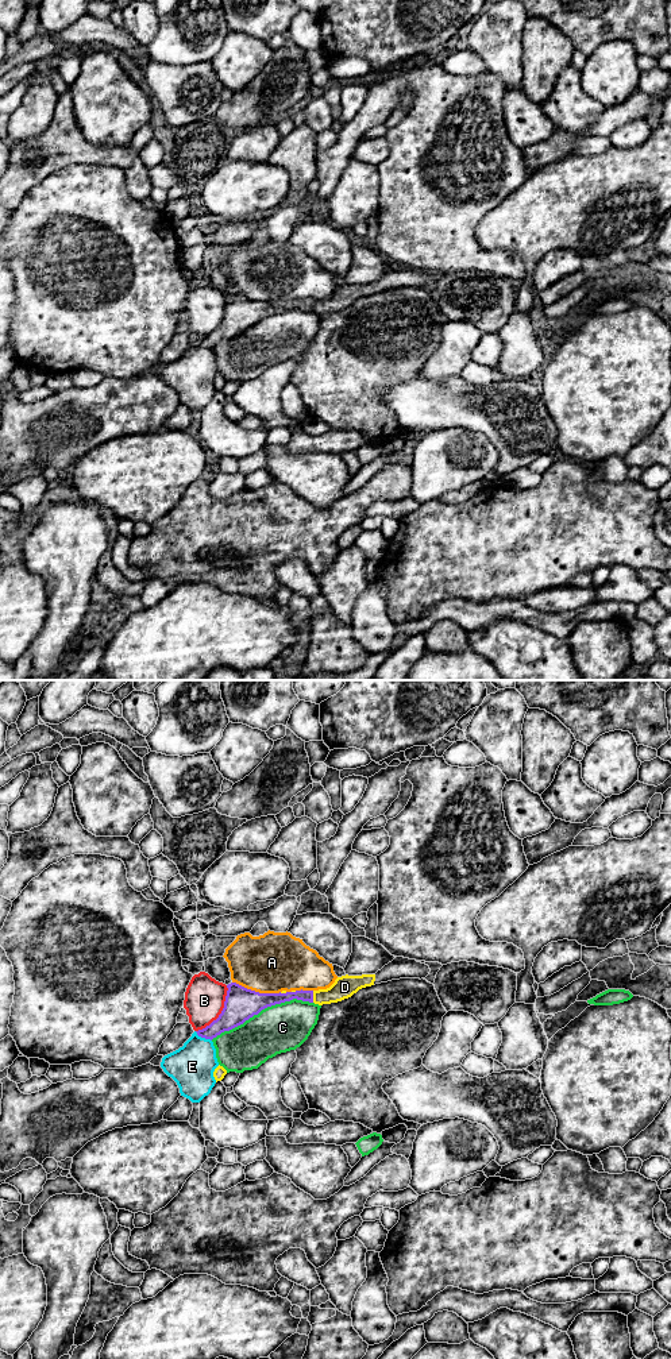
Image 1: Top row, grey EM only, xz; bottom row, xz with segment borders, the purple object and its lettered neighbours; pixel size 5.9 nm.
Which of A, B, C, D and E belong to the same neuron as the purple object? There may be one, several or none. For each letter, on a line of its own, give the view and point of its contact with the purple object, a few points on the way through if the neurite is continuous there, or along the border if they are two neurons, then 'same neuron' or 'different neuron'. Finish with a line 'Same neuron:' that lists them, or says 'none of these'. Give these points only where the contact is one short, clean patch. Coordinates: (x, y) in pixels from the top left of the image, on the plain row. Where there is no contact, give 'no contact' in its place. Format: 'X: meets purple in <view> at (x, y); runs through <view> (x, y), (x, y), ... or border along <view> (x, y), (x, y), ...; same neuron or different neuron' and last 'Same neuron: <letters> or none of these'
A: meets purple in xz at (257, 301); different neuron
B: meets purple in xz at (222, 321); different neuron
C: meets purple in xz at (261, 319); different neuron
D: meets purple in xz at (312, 305); same neuron
E: meets purple in xz at (203, 346); different neuron
Same neuron: D

